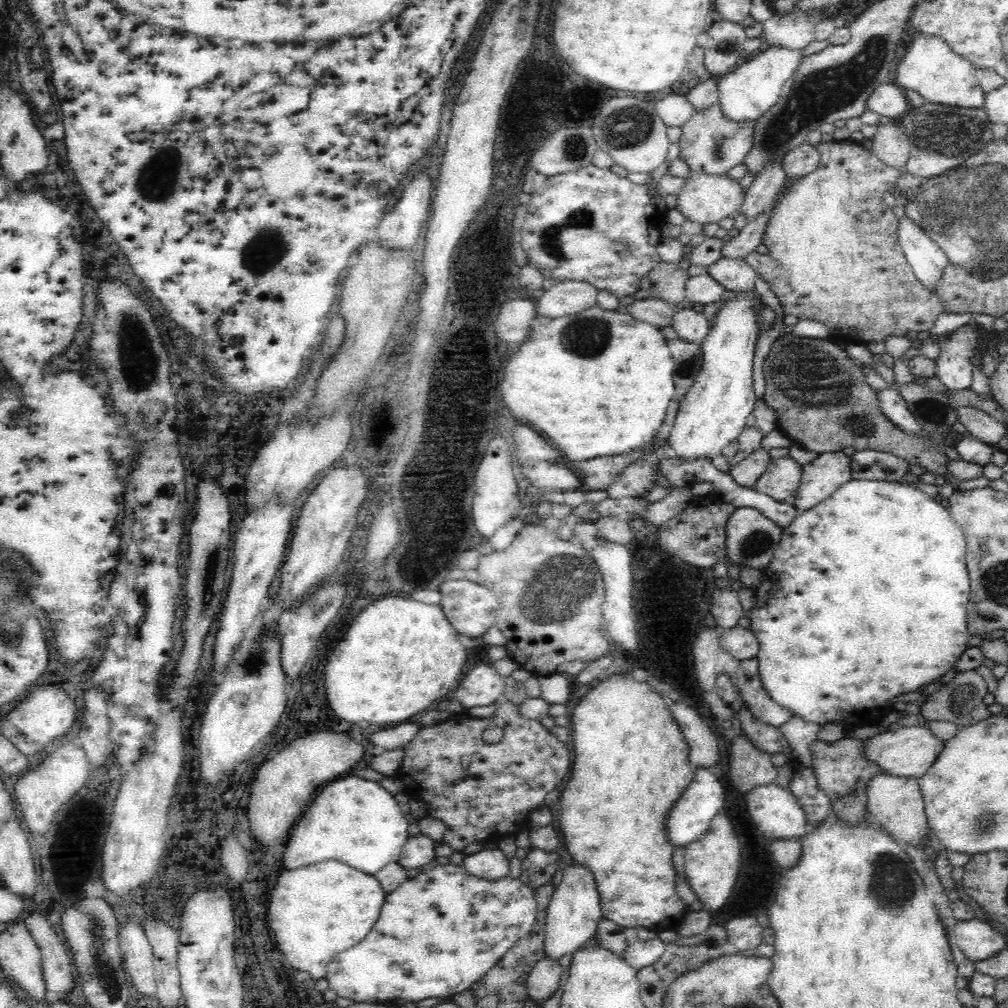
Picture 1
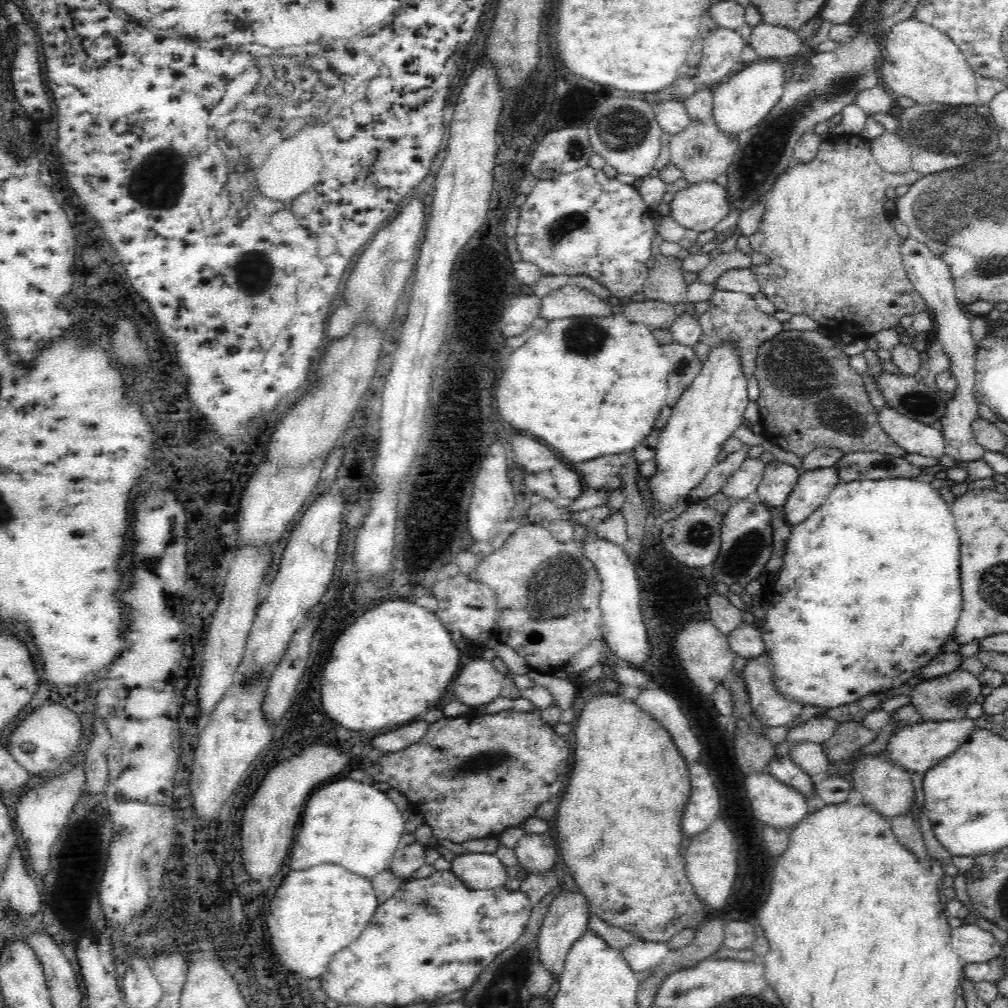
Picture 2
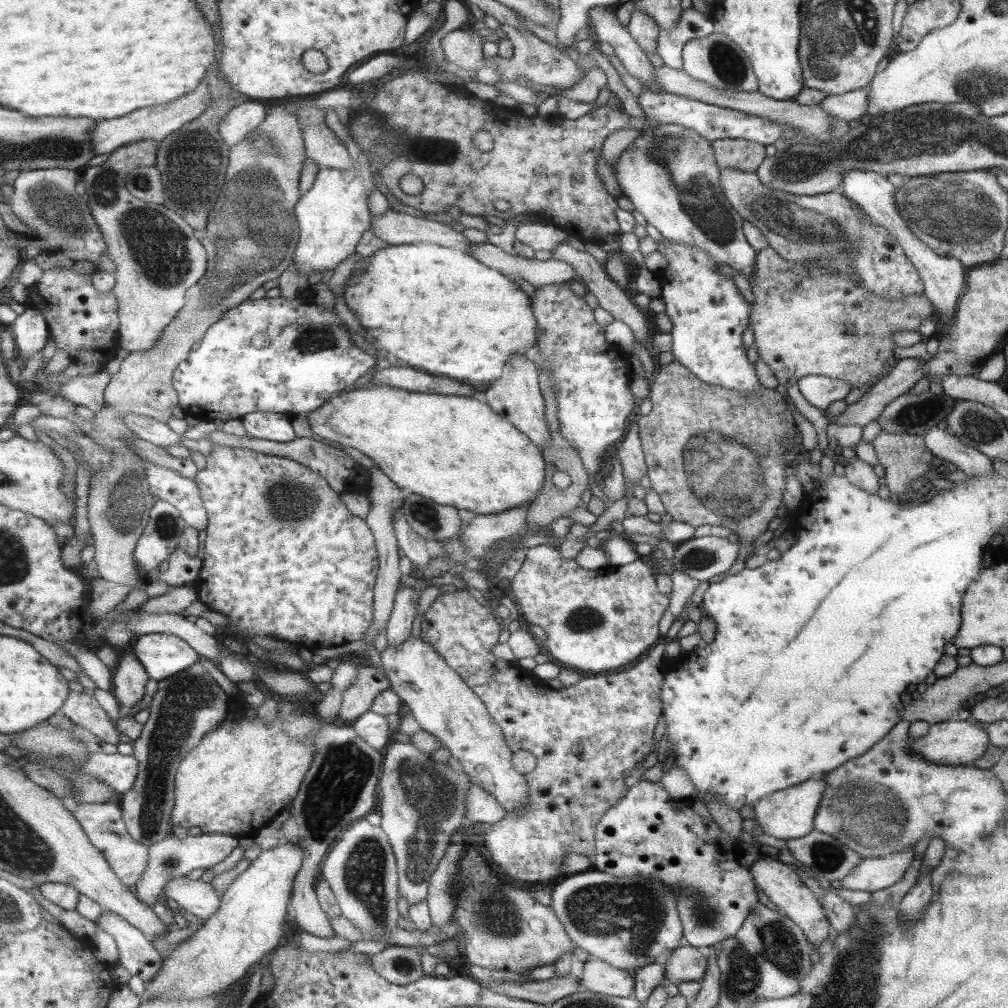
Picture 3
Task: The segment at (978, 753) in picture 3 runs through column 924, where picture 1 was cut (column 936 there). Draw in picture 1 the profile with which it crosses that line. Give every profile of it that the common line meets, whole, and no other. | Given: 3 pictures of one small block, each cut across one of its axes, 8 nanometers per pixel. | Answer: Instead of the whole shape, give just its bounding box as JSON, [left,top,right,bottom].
[865,726,947,778]

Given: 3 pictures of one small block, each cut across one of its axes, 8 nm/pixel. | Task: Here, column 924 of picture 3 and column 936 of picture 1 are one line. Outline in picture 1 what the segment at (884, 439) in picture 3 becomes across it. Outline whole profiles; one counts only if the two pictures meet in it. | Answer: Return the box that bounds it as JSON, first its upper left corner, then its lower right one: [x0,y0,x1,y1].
[762,332,958,486]

